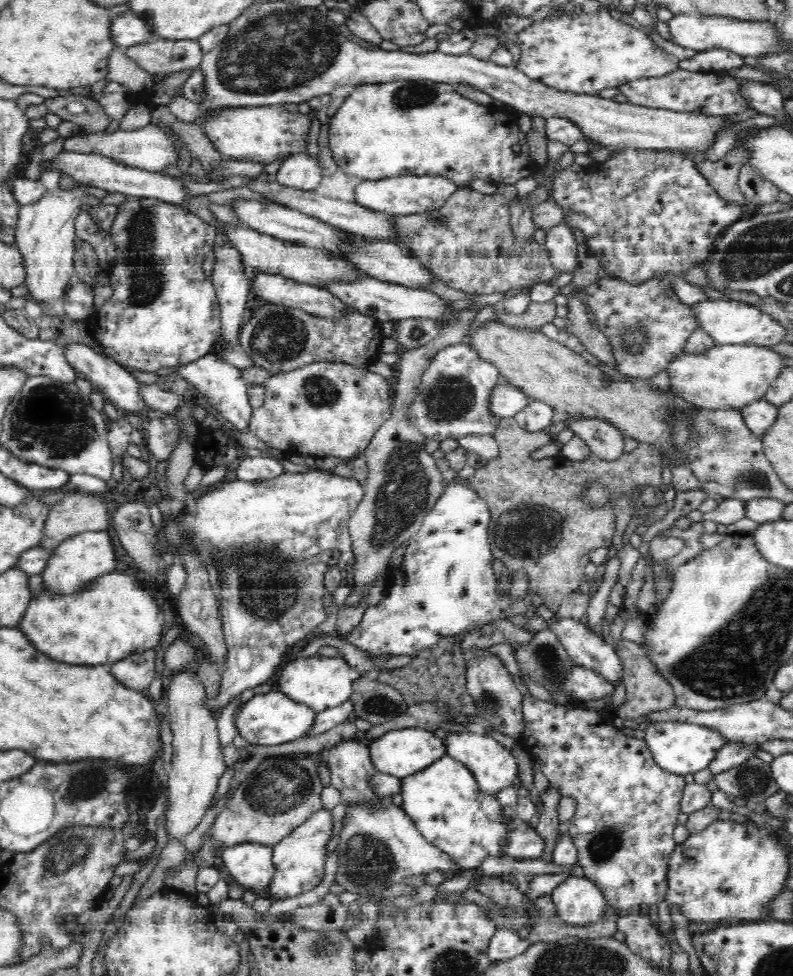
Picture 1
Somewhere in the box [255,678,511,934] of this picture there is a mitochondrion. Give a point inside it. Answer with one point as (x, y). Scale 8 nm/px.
(367, 860)

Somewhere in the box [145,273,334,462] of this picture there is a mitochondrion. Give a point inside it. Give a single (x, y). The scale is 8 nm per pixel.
(278, 336)

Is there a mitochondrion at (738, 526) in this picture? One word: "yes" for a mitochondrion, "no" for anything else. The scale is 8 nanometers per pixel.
no

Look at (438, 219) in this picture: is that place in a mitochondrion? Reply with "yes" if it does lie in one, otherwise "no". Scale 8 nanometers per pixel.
no

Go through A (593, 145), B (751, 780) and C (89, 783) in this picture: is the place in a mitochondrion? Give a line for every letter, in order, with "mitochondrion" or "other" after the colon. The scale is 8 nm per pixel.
A: other
B: mitochondrion
C: mitochondrion

